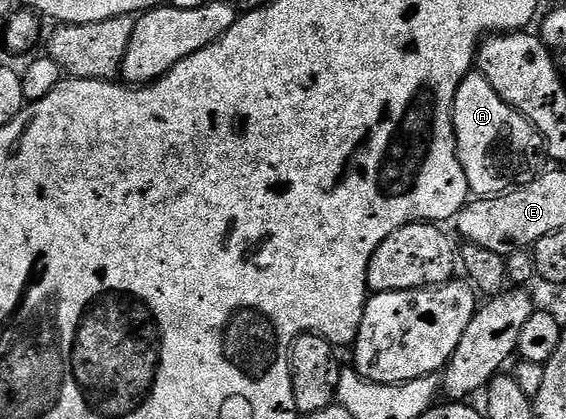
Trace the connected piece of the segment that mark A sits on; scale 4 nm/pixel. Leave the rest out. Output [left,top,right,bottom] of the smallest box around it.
[453,69,541,197]

